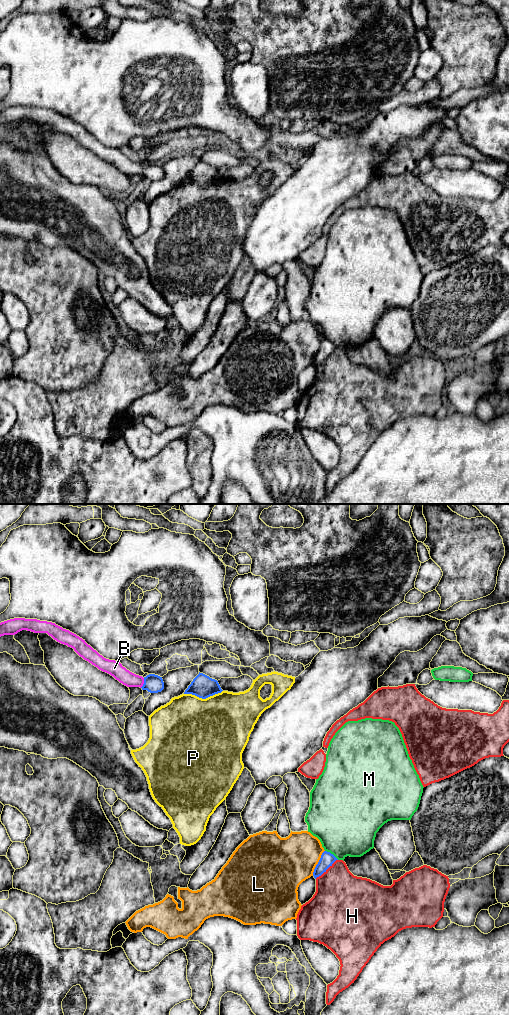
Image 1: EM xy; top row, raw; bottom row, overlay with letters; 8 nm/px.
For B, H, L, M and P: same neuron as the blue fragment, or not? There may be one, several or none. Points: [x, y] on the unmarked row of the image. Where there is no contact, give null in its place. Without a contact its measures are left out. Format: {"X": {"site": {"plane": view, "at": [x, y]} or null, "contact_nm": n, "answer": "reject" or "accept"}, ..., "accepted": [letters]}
{"B": {"site": {"plane": "xy", "at": [144, 171]}, "contact_nm": 90, "answer": "accept"}, "H": {"site": {"plane": "xy", "at": [326, 357]}, "contact_nm": 240, "answer": "reject"}, "L": {"site": {"plane": "xy", "at": [318, 351]}, "contact_nm": 220, "answer": "reject"}, "M": {"site": {"plane": "xy", "at": [332, 342]}, "contact_nm": 130, "answer": "reject"}, "P": {"site": {"plane": "xy", "at": [203, 186]}, "contact_nm": 320, "answer": "reject"}, "accepted": ["B"]}

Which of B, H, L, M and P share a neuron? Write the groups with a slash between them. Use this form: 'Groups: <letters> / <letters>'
Groups: B / H / L / M / P

